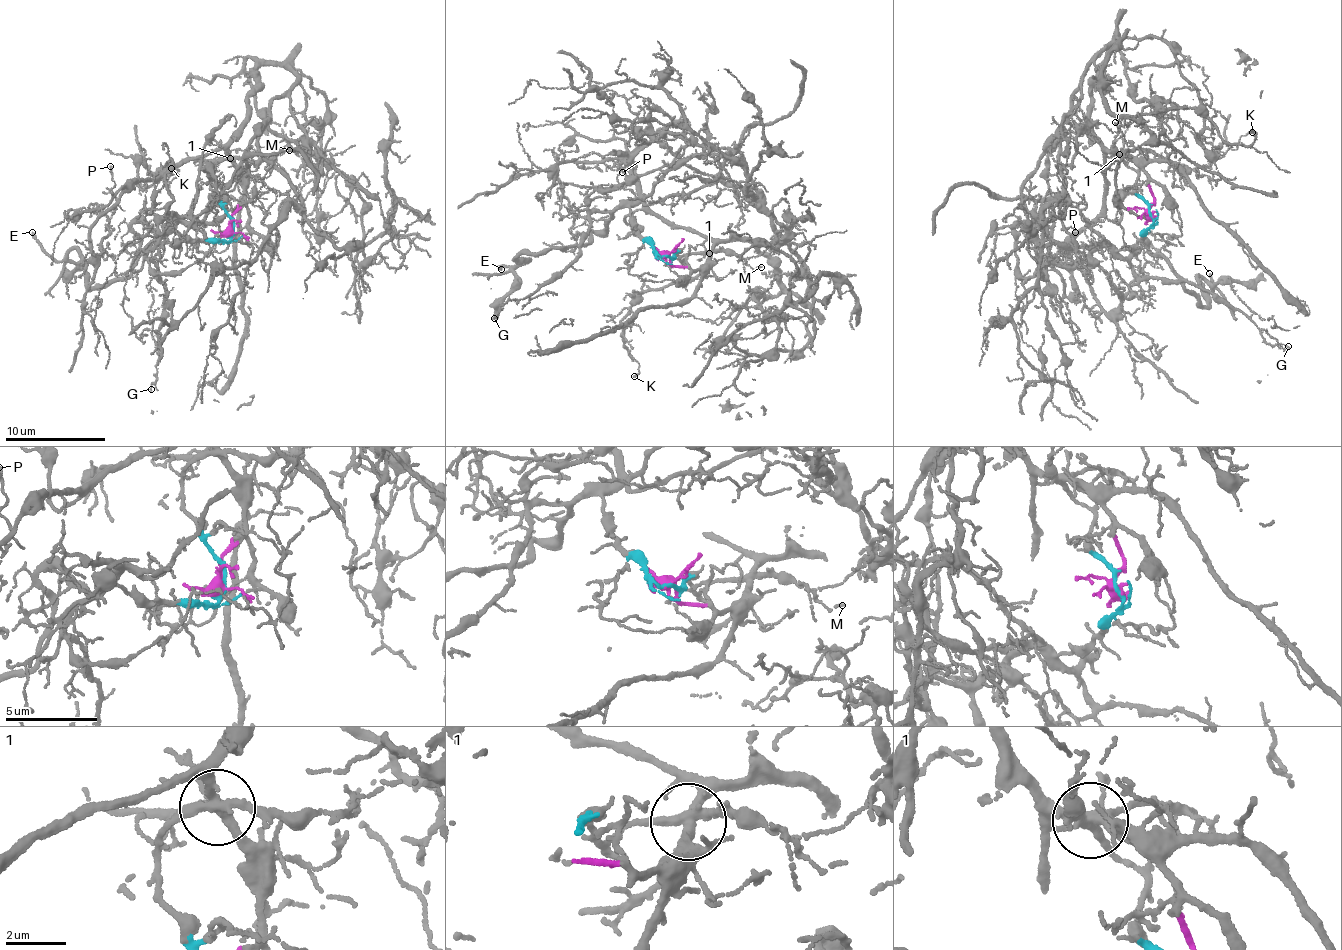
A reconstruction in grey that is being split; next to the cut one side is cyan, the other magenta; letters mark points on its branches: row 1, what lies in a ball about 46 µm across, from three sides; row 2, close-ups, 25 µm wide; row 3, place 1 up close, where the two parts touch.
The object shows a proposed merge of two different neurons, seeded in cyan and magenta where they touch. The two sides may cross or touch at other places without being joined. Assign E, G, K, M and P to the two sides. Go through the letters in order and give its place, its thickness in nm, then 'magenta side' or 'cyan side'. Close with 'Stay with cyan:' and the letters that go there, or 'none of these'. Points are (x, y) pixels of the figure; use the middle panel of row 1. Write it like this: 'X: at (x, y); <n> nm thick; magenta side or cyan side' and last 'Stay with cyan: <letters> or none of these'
E: at (501, 269); 180 nm thick; cyan side
G: at (494, 318); 100 nm thick; cyan side
K: at (634, 376); 120 nm thick; magenta side
M: at (761, 267); 110 nm thick; cyan side
P: at (622, 172); 110 nm thick; magenta side
Stay with cyan: E, G, M

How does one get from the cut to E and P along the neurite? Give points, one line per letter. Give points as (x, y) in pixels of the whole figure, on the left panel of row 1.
E: (232, 230), (217, 242), (133, 222), (139, 243), (130, 272), (90, 288), (79, 252), (60, 262), (33, 231)
P: (232, 230), (231, 214), (243, 189), (234, 162), (224, 149), (139, 180), (118, 195), (112, 193), (111, 167)

